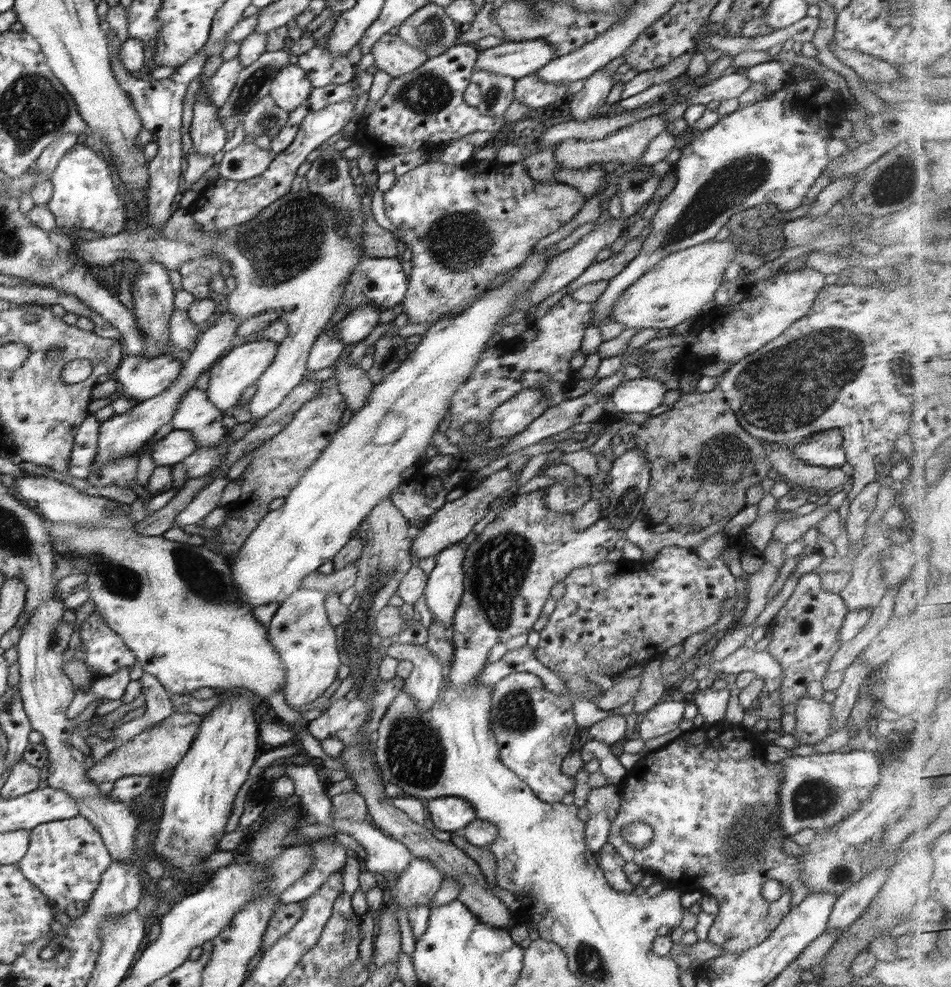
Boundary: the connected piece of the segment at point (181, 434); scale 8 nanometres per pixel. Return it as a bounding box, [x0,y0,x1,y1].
[149,429,199,468]

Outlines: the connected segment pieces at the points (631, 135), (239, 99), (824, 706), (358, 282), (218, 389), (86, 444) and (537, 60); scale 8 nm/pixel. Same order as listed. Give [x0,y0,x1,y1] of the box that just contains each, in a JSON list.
[[555,115,667,169],[219,47,290,131],[792,694,832,745],[339,257,410,314],[205,338,279,415],[68,415,99,479],[475,39,556,80]]

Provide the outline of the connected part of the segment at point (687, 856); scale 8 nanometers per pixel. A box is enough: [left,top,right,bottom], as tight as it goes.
[608,722,801,954]

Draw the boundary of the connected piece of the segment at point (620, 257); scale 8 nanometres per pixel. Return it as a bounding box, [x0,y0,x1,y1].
[562,237,643,295]

